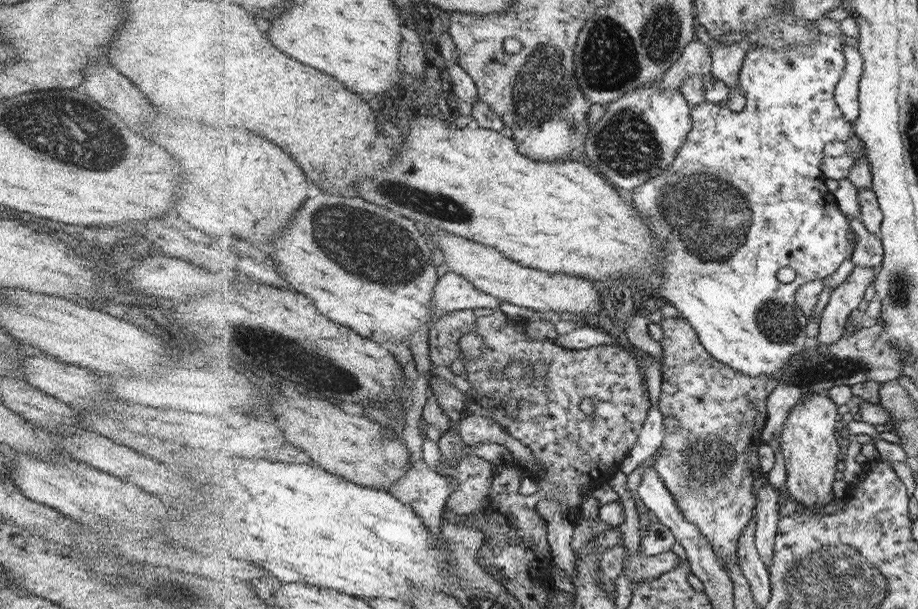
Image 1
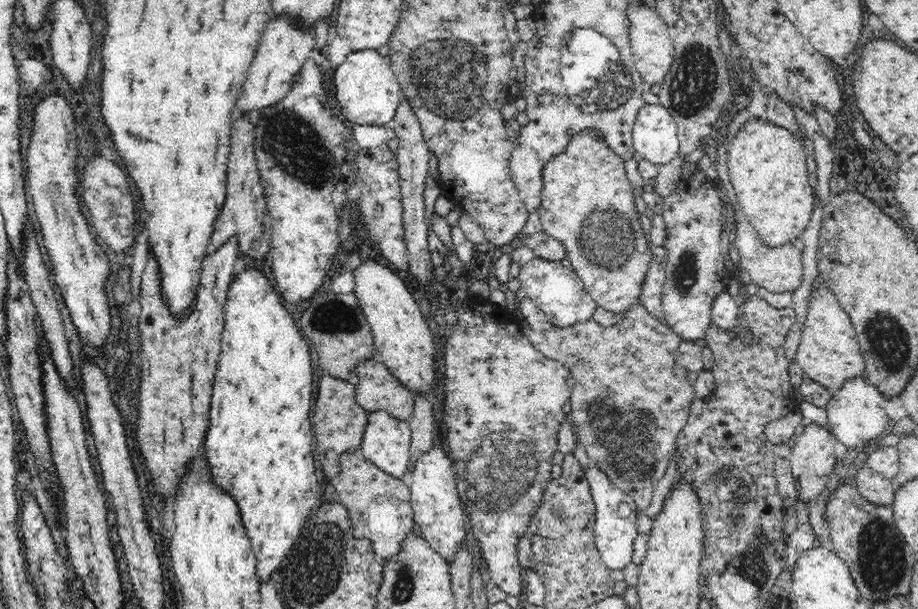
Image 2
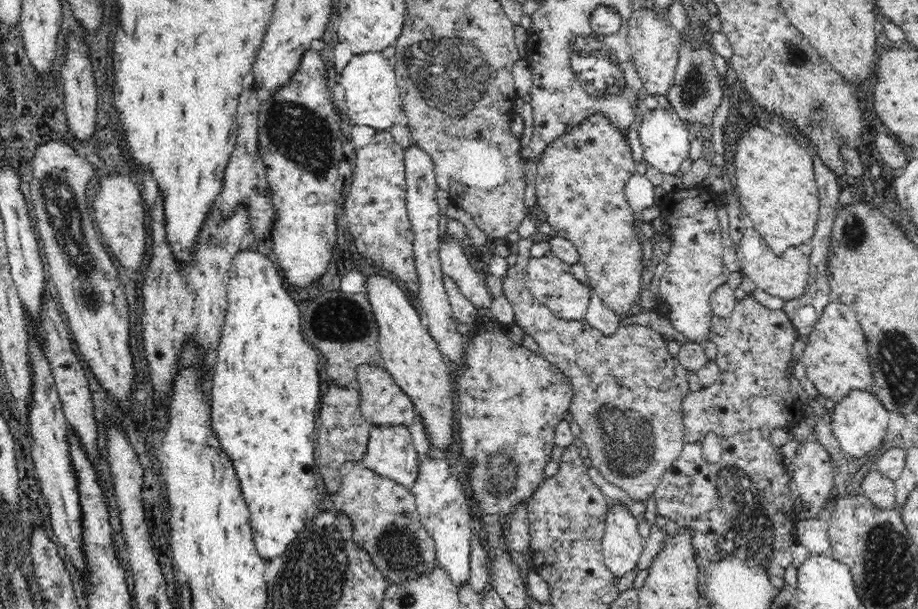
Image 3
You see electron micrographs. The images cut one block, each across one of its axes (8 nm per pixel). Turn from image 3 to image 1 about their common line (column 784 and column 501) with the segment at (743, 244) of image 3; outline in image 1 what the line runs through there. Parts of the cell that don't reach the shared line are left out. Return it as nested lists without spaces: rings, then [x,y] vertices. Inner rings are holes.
[[[437,230],[435,242],[444,252],[445,261],[452,271],[463,274],[478,290],[494,296],[509,304],[515,304],[522,309],[533,311],[552,311],[562,314],[580,314],[580,316],[594,316],[603,309],[600,297],[592,285],[592,281],[579,276],[568,276],[563,272],[544,272],[535,267],[508,258],[501,250],[484,246],[476,241],[469,241],[466,237],[447,232],[442,236]]]

